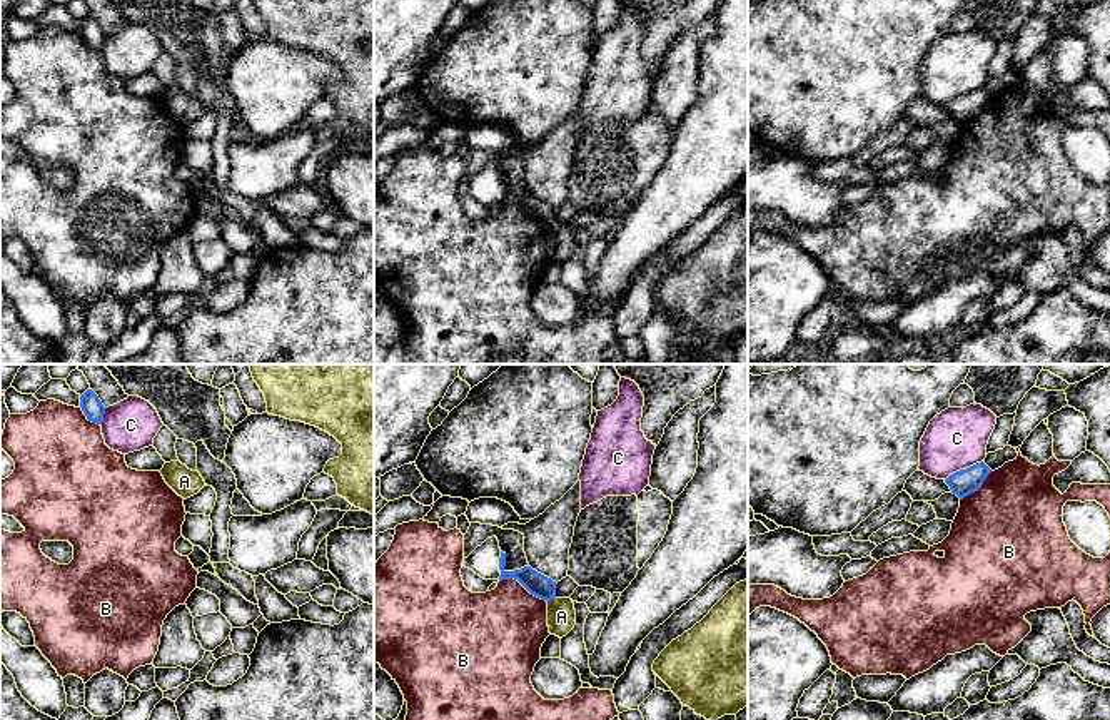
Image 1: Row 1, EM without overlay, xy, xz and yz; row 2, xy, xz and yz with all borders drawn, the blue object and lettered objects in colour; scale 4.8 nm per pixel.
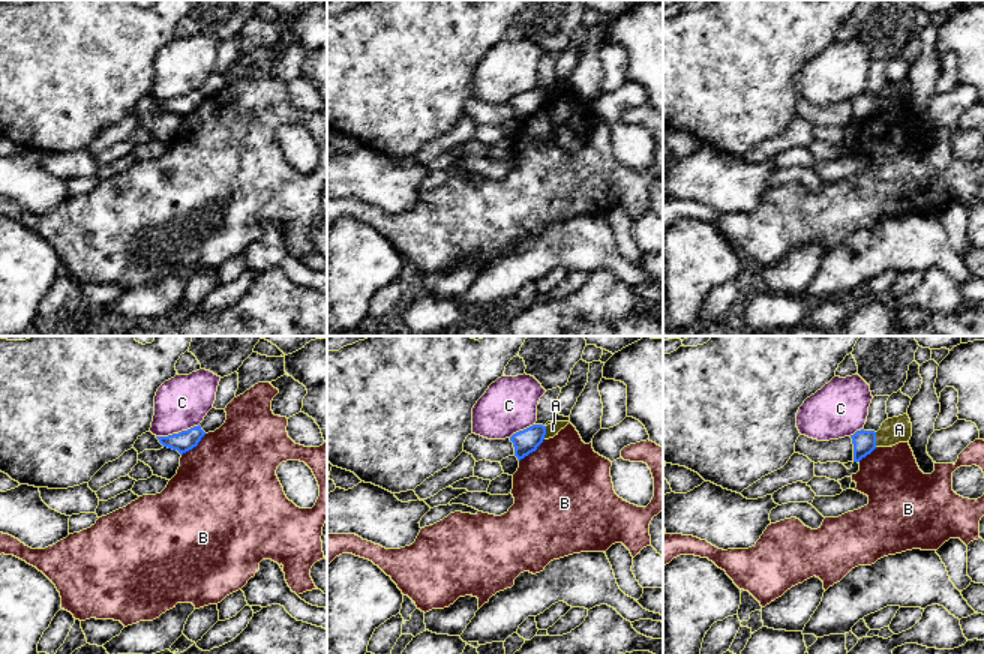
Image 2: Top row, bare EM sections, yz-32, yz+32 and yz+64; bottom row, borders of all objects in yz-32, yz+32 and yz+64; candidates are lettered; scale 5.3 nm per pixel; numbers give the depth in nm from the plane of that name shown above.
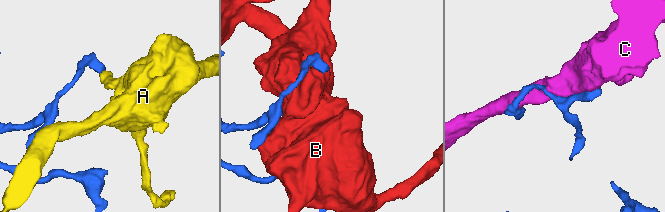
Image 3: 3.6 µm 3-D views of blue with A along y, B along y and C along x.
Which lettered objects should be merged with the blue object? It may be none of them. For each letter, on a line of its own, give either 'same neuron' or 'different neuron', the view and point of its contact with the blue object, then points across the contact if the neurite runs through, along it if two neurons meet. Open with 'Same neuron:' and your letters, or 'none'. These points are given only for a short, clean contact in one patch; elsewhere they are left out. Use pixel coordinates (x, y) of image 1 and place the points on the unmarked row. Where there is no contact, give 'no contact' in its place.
Same neuron: none
A: different neuron; meets blue in xz at (551, 224); border along xz (554, 223), (548, 228)
B: different neuron; meets blue in xz at (523, 211)
C: different neuron; meets blue in yz at (963, 96)

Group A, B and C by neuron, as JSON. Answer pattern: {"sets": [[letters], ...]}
{"sets": [["A"], ["B"], ["C"]]}

